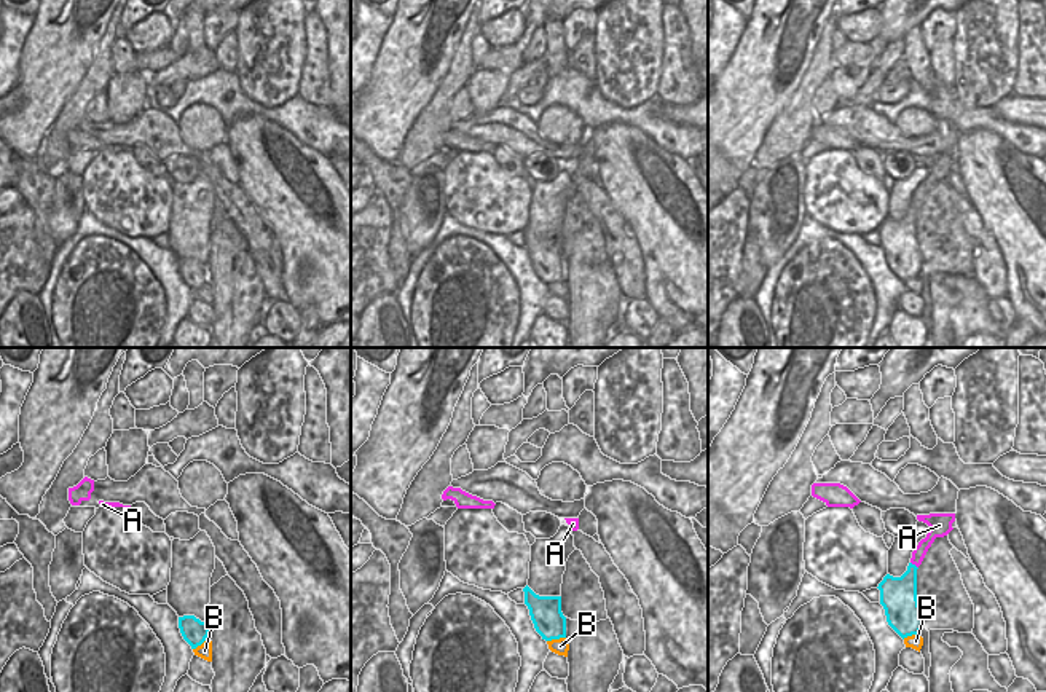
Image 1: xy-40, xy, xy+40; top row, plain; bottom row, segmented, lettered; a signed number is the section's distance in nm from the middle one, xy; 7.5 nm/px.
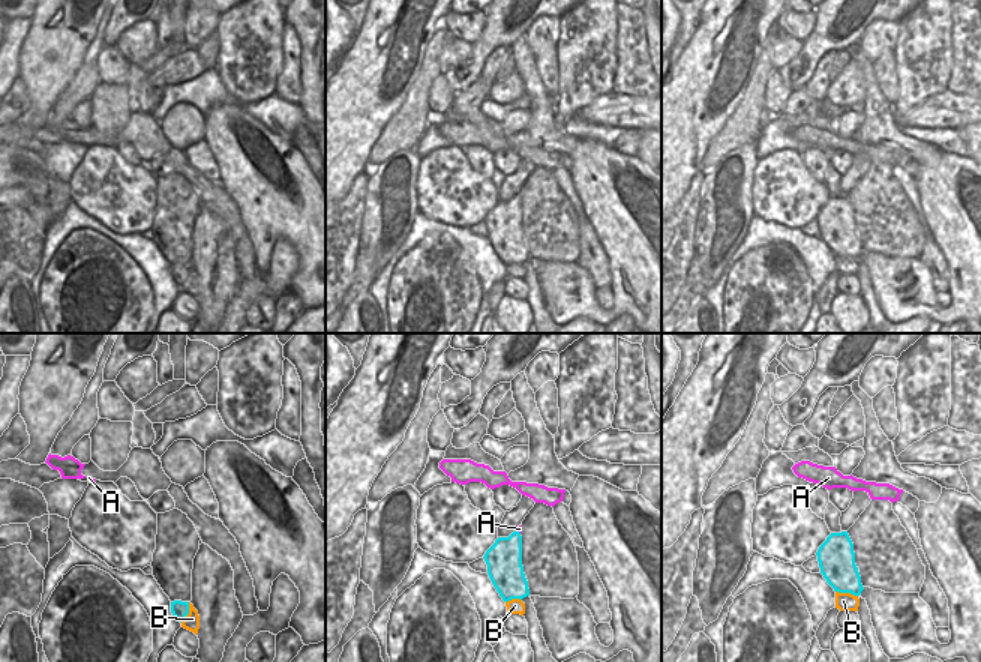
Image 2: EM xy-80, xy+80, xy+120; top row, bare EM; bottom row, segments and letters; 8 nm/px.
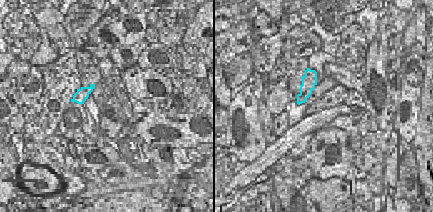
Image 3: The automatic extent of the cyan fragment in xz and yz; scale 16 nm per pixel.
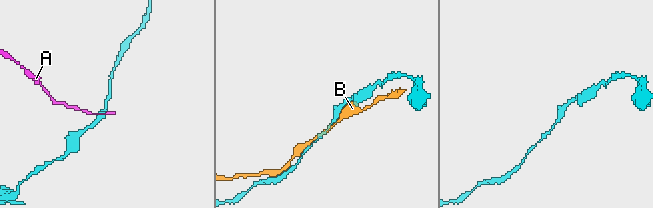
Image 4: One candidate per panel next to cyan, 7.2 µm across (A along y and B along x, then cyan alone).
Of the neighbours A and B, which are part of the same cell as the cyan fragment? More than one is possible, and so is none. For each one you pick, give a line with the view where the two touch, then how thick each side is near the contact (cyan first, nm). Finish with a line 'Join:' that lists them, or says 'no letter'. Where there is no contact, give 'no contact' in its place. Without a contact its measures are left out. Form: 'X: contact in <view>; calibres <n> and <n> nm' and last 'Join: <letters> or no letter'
Join: no letter

